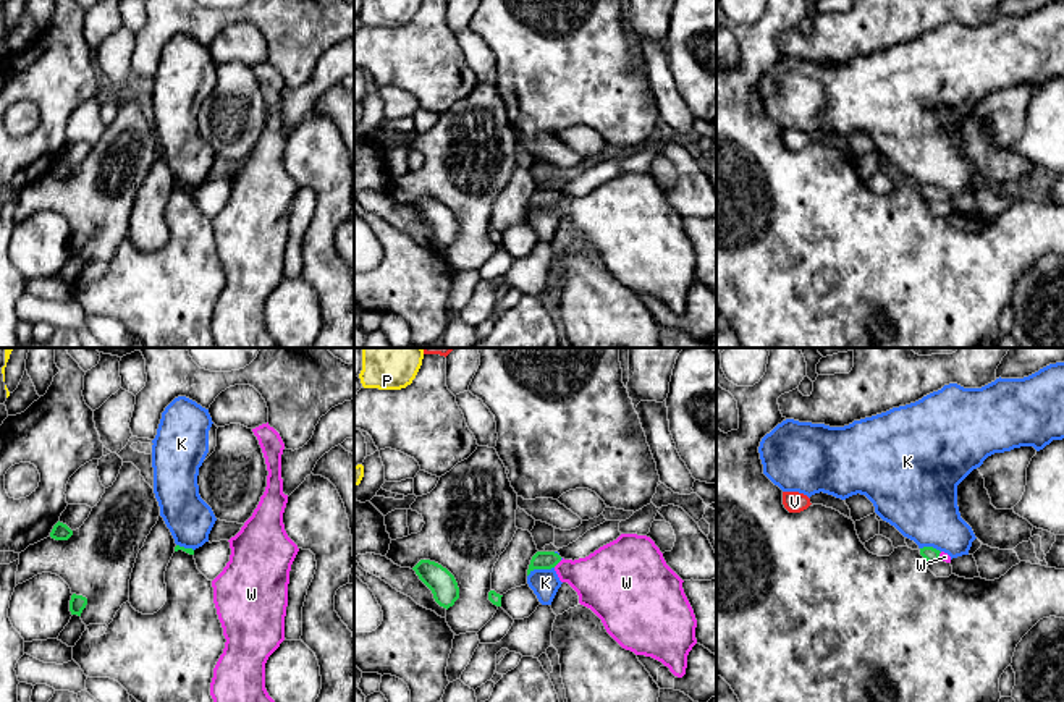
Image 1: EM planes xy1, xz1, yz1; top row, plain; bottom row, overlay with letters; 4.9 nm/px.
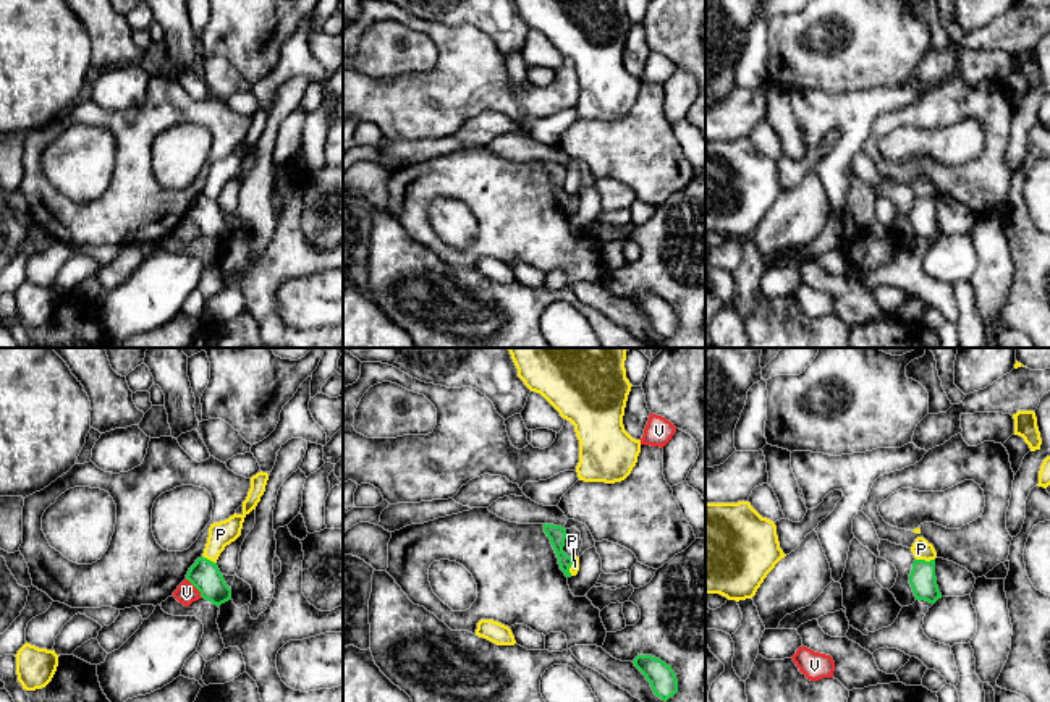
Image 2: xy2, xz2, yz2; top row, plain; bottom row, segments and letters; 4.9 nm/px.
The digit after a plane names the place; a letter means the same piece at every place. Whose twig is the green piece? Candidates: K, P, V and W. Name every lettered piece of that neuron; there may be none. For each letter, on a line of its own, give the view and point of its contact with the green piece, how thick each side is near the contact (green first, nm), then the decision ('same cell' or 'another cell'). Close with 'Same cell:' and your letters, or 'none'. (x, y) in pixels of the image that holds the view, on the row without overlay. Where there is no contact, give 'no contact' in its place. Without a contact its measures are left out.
K: contact xz1 (540, 206); calibres 100 and 140 nm; another cell
P: contact yz2 (924, 198); calibres 130 and 100 nm; another cell
V: contact xy2 (194, 224); calibres 160 and 100 nm; another cell
W: contact xz1 (557, 201); calibres 100 and 300 nm; same cell
Same cell: W

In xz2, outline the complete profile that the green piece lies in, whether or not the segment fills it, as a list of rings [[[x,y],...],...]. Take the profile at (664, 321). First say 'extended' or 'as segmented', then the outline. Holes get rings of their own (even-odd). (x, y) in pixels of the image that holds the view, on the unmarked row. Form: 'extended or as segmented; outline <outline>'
as segmented; outline [[[637,293],[634,304],[646,314],[657,335],[668,338],[678,330],[678,317],[670,302],[652,293]]]

